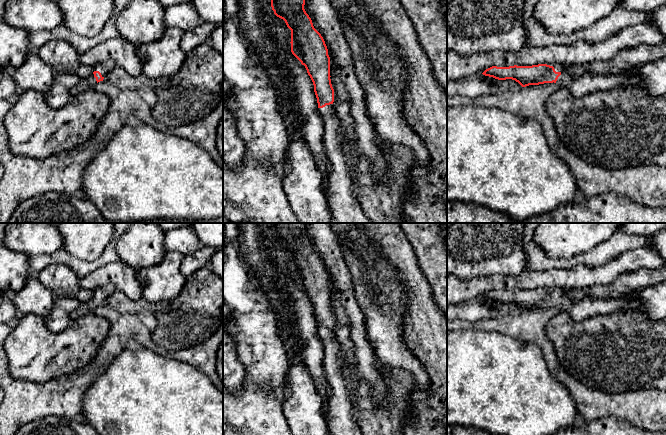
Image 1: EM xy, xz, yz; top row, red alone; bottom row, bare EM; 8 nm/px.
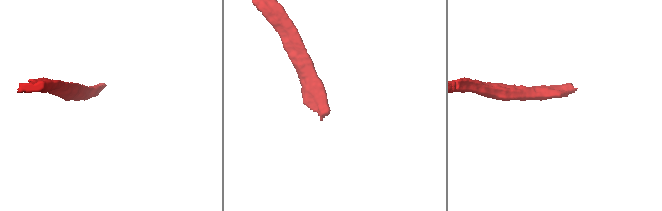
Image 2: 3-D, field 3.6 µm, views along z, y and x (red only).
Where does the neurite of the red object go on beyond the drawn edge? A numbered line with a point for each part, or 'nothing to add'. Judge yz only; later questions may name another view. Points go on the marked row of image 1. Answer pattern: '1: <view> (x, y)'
1: yz (578, 86)

